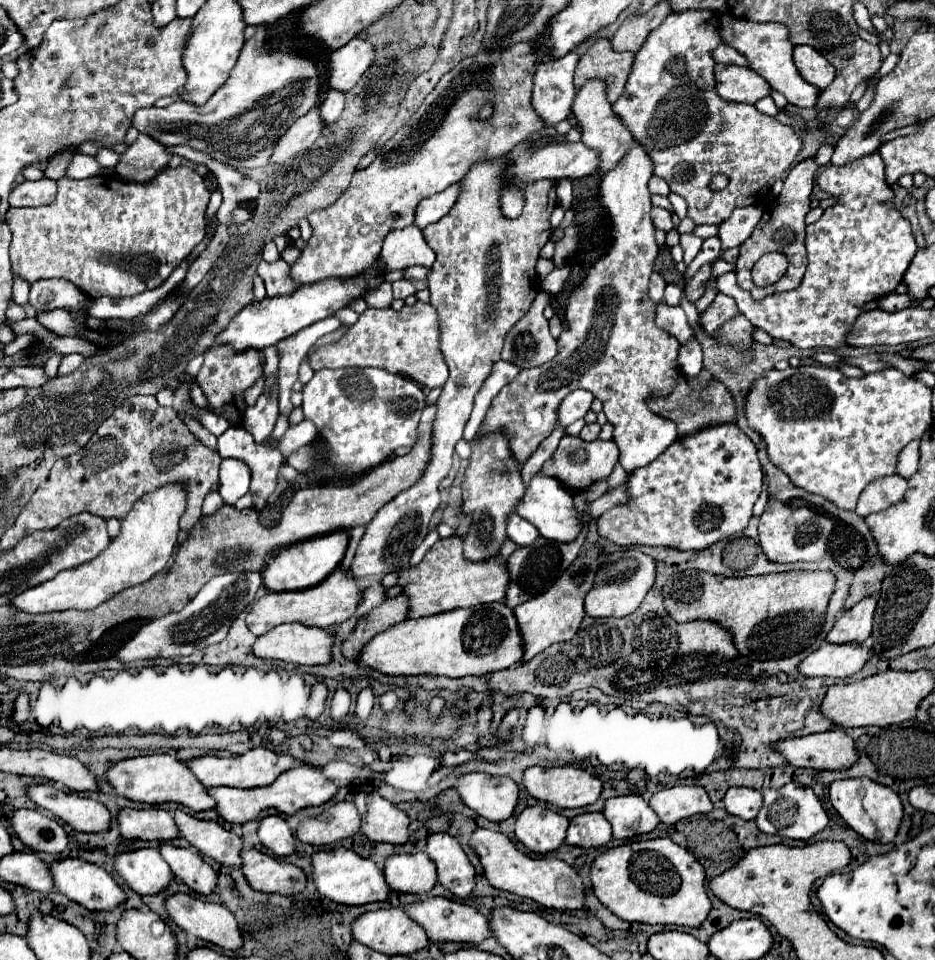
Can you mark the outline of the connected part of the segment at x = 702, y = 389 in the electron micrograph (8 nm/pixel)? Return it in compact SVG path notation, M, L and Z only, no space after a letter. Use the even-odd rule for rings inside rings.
M701 369L701 373L697 377L685 377L681 373L677 377L675 389L667 397L651 397L651 399L647 399L647 407L653 413L657 413L657 415L661 415L665 419L671 419L677 425L677 433L681 437L683 435L695 435L695 433L703 431L705 427L711 427L711 425L721 425L721 423L737 425L737 413L735 413L733 395L707 369Z

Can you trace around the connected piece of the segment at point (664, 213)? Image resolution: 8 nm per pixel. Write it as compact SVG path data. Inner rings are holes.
M653 207L653 209L651 209L651 219L653 219L653 225L655 225L657 229L663 229L663 231L671 231L671 229L673 229L671 215L669 215L667 209Z

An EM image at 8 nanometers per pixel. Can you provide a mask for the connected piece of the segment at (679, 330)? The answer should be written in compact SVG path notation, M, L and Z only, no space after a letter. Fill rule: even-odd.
M663 301L657 303L655 325L659 329L669 331L679 343L685 343L693 335L693 329L687 323L687 317L685 317L685 313L683 313L683 309L679 305L677 307L671 307L671 305L663 303Z

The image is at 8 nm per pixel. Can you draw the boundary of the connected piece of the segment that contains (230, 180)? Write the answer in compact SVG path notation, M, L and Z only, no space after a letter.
M169 147L169 151L173 155L181 155L181 157L189 159L191 163L203 163L209 167L209 171L213 171L213 175L217 177L217 183L219 183L219 191L223 193L223 203L217 211L217 219L223 225L231 223L229 215L233 209L237 209L245 201L253 201L259 195L259 185L253 179L241 175L233 167L219 163L217 159L211 159L209 155L203 155L201 151L193 151L189 147Z

